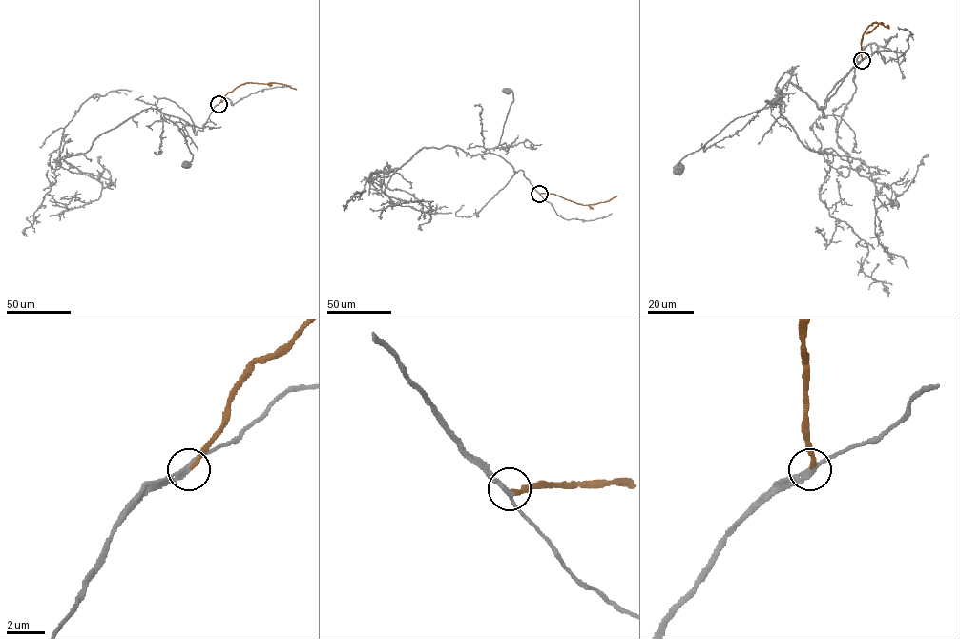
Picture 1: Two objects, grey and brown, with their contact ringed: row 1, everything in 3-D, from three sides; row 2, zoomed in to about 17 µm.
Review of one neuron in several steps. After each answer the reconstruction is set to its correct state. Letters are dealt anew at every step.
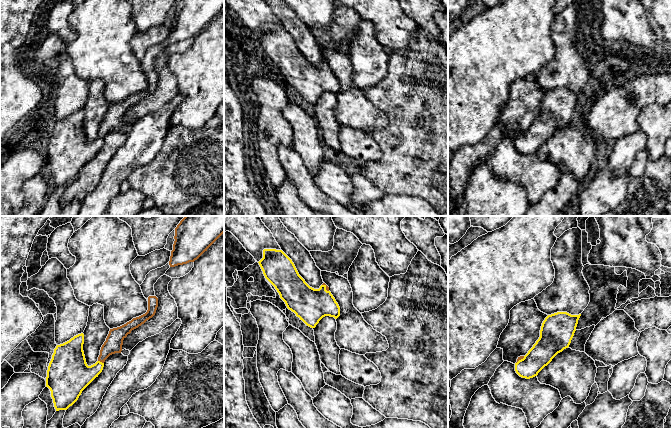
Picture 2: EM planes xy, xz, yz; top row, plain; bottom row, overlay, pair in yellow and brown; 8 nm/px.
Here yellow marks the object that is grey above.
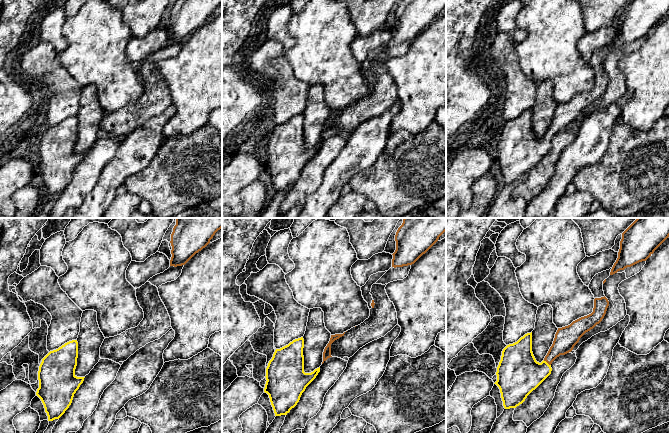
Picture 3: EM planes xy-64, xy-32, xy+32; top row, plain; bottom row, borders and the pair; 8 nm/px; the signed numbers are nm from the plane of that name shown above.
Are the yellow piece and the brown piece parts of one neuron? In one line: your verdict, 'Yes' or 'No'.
Yes

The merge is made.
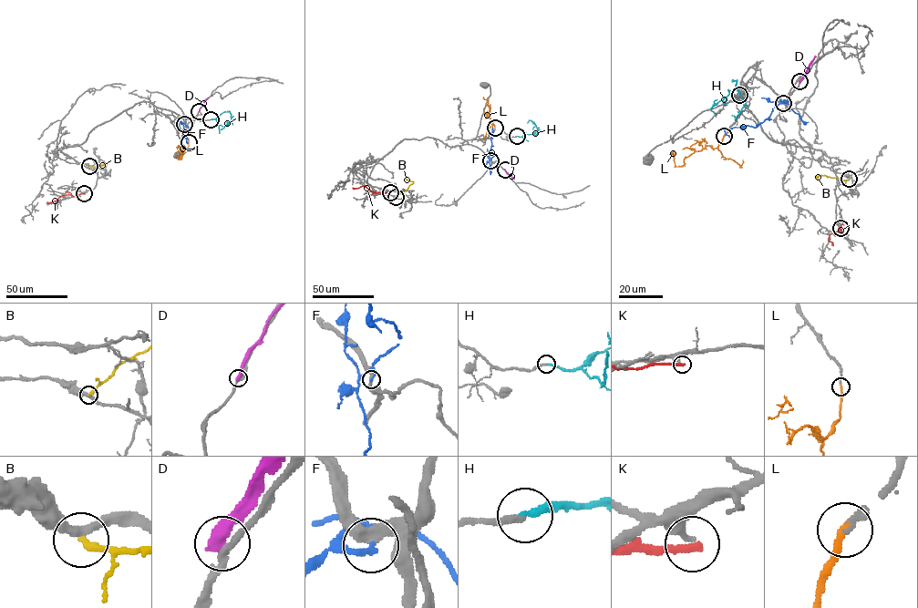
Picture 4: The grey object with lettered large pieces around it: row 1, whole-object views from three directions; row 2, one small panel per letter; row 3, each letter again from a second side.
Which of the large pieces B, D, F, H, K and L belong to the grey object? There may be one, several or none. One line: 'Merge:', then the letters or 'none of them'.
Merge: H, L

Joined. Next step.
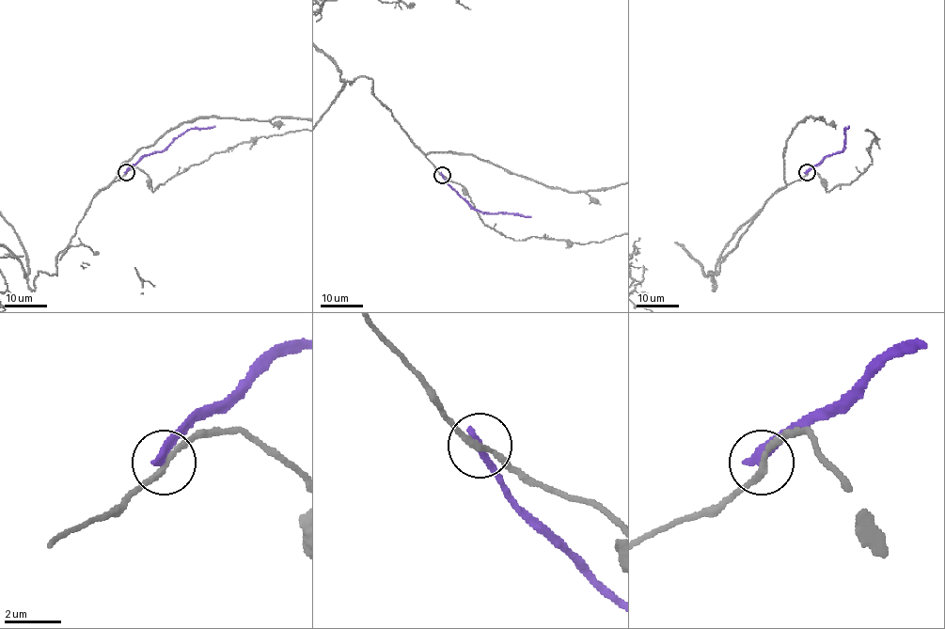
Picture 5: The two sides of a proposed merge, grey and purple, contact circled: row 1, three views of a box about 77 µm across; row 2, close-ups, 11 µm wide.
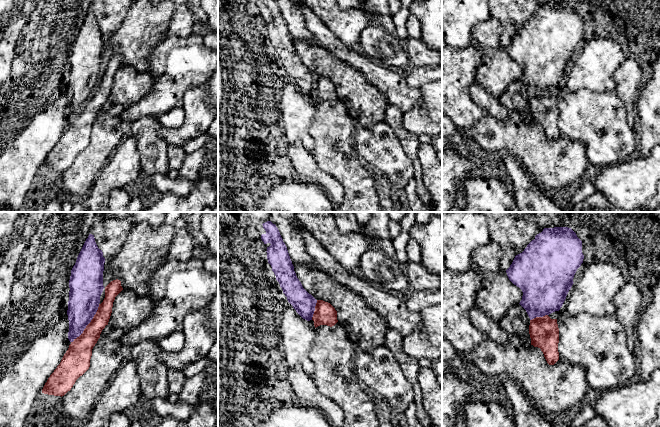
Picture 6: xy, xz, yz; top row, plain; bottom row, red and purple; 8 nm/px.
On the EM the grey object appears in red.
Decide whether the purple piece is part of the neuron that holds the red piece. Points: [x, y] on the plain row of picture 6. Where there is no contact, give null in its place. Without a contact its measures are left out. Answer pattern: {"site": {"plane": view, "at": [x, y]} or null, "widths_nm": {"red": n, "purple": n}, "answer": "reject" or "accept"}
{"site": {"plane": "xy", "at": [88, 100]}, "widths_nm": {"red": 200, "purple": 260}, "answer": "reject"}

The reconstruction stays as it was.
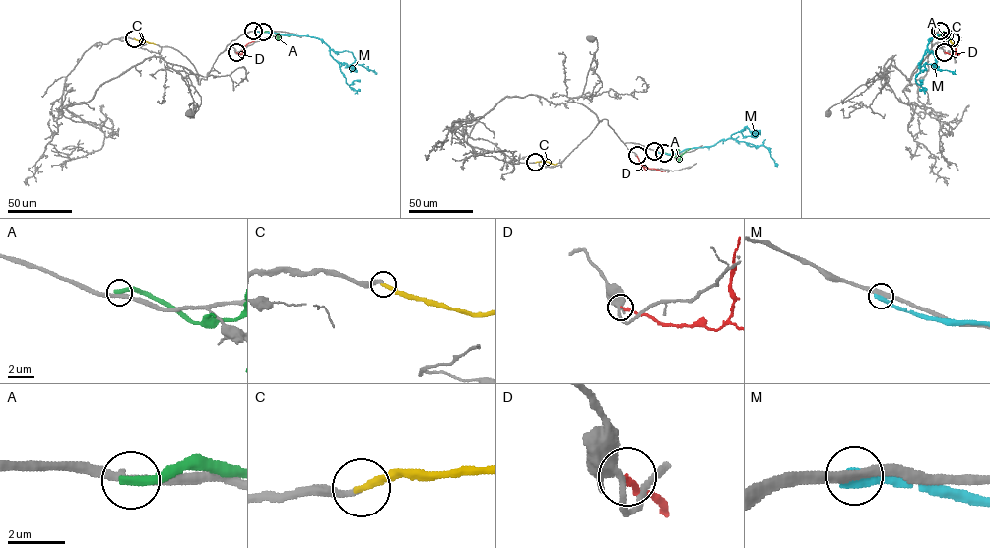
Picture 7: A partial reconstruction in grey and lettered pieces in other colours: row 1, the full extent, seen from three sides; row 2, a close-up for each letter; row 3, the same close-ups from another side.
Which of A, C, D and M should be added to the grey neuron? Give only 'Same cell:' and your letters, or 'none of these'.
Same cell: C

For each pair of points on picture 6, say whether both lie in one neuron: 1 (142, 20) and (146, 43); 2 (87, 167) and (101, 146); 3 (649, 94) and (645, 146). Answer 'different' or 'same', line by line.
1: same
2: same
3: same

